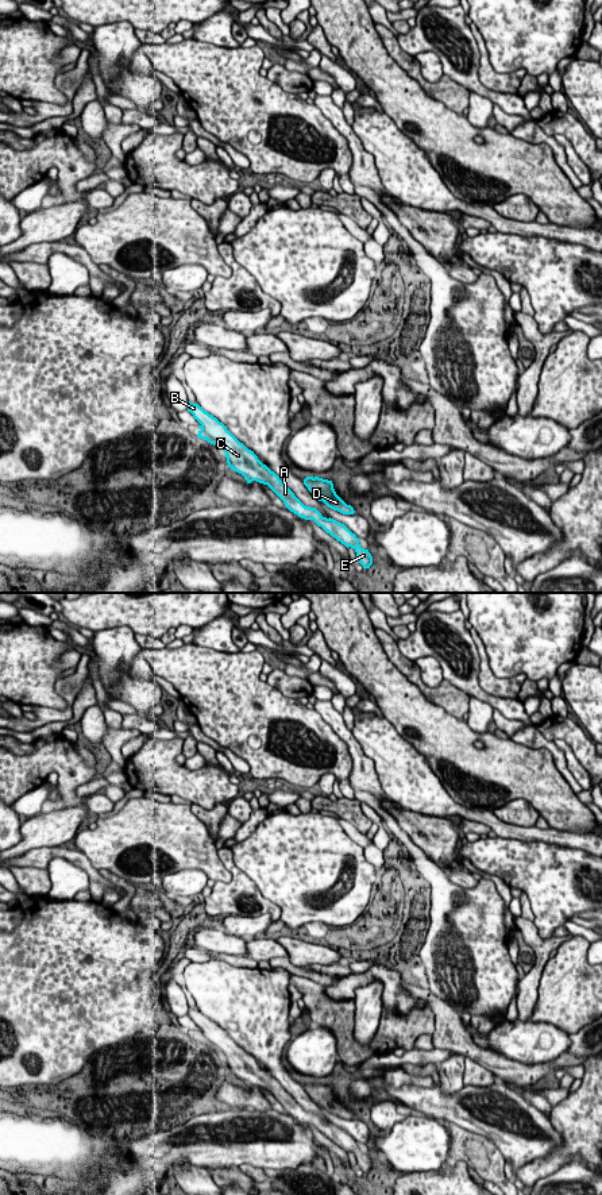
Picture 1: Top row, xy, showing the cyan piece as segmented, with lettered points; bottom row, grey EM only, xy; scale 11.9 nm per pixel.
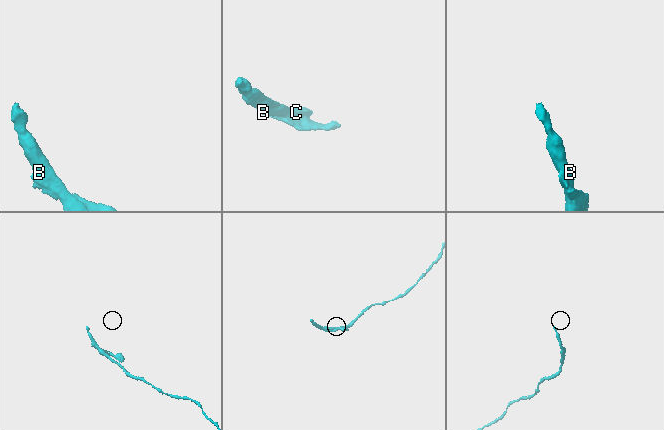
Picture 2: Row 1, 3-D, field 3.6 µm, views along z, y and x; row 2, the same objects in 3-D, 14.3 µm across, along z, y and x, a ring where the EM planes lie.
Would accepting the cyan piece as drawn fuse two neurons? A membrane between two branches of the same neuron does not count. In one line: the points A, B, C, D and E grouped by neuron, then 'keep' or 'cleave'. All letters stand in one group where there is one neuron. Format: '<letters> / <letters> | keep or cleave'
A B C E / D | cleave

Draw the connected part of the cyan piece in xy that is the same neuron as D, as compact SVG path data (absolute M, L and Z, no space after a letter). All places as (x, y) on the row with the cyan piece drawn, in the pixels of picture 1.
M306 477L304 485L308 490L319 500L323 501L328 508L337 510L343 514L354 514L355 510L351 505L347 505L335 492L332 481L323 479L319 477Z

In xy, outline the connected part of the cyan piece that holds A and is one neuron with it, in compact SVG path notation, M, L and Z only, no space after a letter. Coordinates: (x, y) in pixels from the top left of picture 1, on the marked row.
M189 401L188 412L202 425L204 431L213 437L225 452L228 467L244 477L247 483L256 481L267 485L285 504L285 506L305 520L313 520L327 533L356 552L356 559L363 568L370 568L373 556L368 550L359 544L359 539L344 524L323 517L316 508L305 506L294 493L285 486L279 477L263 464L254 451L240 443L216 417L205 412L198 404Z

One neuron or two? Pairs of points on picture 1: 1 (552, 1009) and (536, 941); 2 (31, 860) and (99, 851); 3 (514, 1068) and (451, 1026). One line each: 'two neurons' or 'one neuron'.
1: two neurons
2: two neurons
3: one neuron

